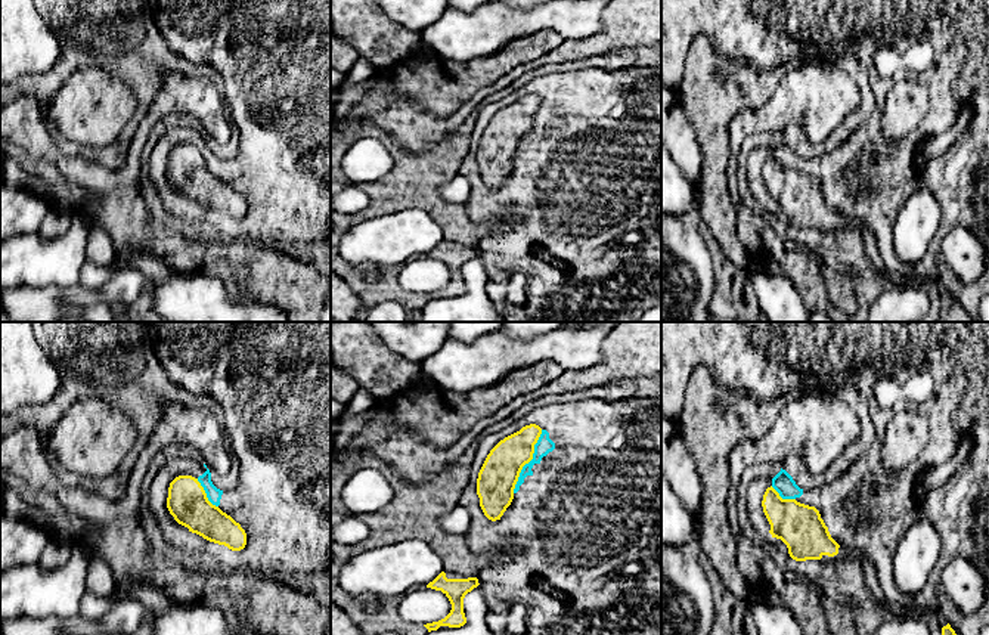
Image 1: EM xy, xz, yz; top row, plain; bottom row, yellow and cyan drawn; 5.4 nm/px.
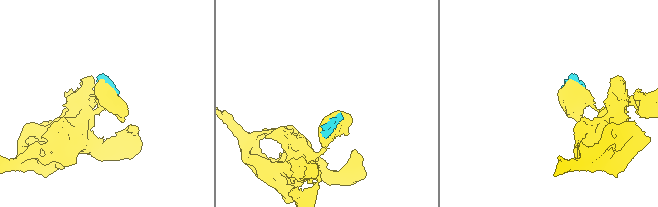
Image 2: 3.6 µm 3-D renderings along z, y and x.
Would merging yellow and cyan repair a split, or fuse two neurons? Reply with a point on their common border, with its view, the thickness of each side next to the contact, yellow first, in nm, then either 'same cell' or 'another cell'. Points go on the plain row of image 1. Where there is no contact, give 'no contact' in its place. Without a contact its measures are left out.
contact xz (529, 130); calibres 220 and 90 nm; another cell

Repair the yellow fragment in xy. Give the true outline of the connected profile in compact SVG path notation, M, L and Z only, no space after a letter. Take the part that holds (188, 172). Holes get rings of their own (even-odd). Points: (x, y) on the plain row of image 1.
M176 146L168 157L167 177L174 189L204 208L241 220L247 202L230 185L213 174L198 148Z

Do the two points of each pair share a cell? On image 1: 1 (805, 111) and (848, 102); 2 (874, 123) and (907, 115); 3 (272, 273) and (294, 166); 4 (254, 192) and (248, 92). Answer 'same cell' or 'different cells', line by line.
1: same cell
2: different cells
3: same cell
4: same cell

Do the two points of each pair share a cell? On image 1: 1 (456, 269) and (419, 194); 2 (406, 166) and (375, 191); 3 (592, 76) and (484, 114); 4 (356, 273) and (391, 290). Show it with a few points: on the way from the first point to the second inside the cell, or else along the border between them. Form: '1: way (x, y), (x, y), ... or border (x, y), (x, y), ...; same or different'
1: way (470, 250), (470, 239), (439, 208); same
2: way (399, 173), (383, 189); same
3: way (566, 87), (530, 87), (511, 99); same
4: way (362, 284), (368, 290), (381, 290); same

